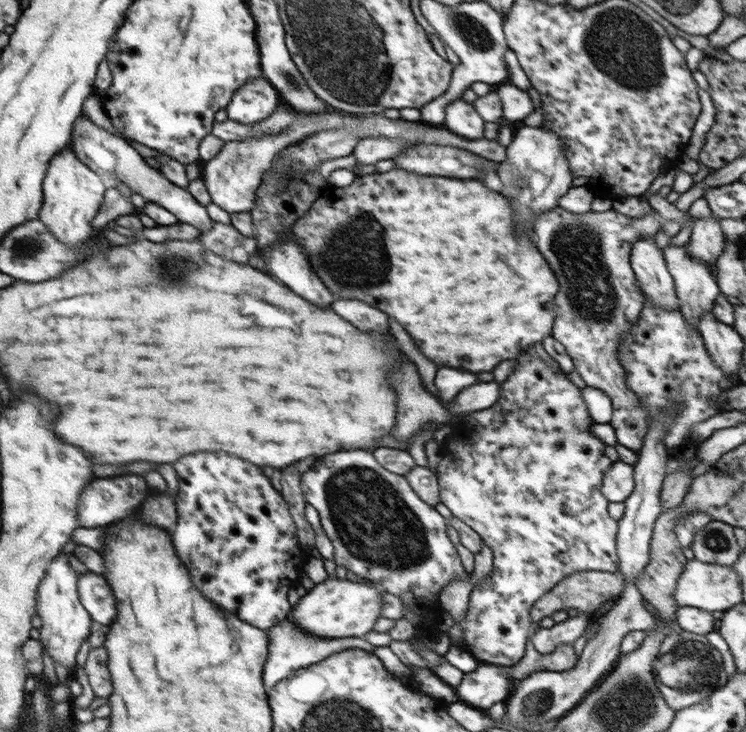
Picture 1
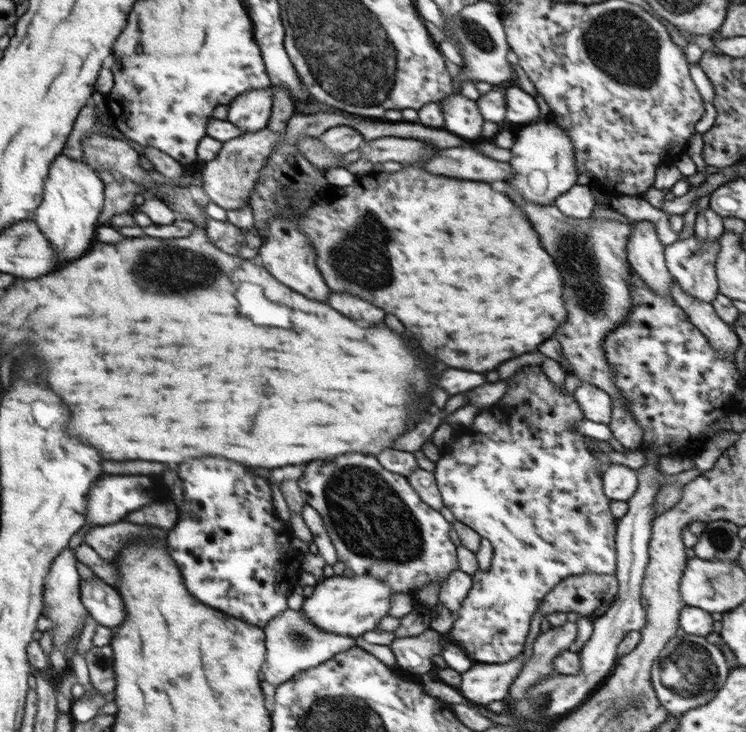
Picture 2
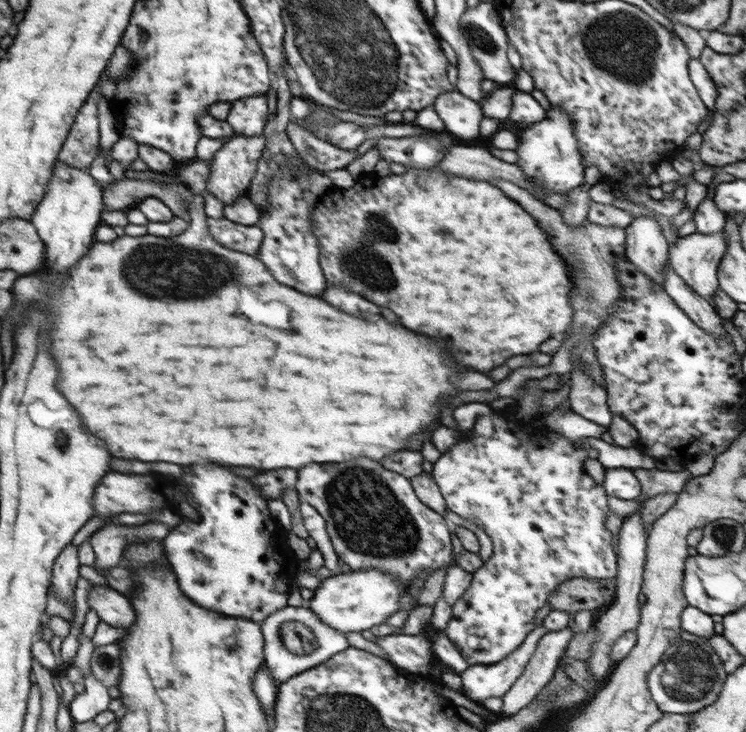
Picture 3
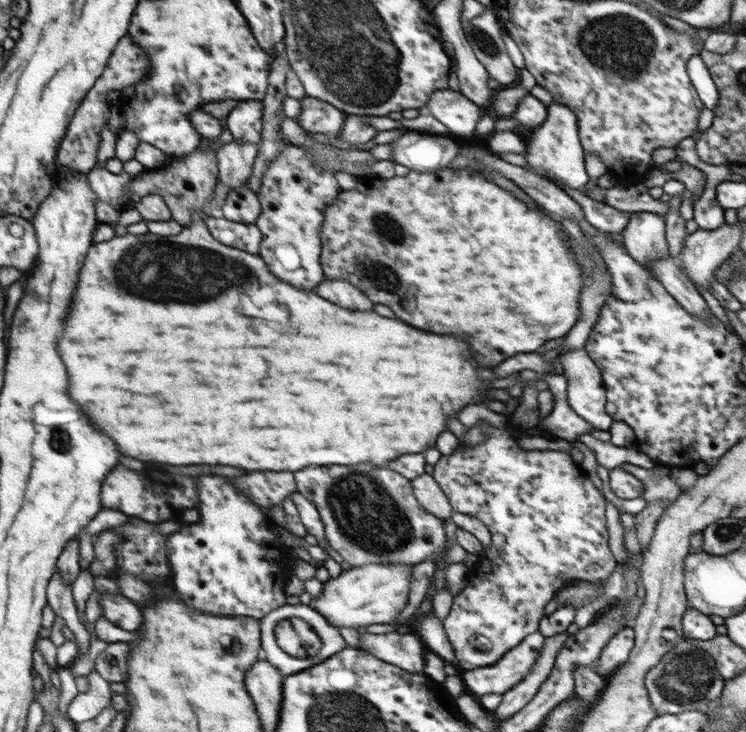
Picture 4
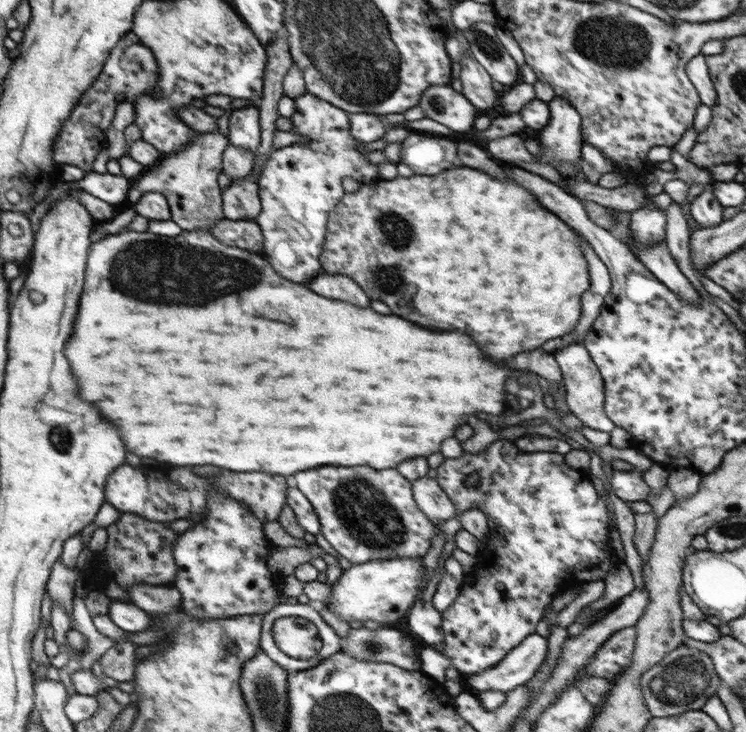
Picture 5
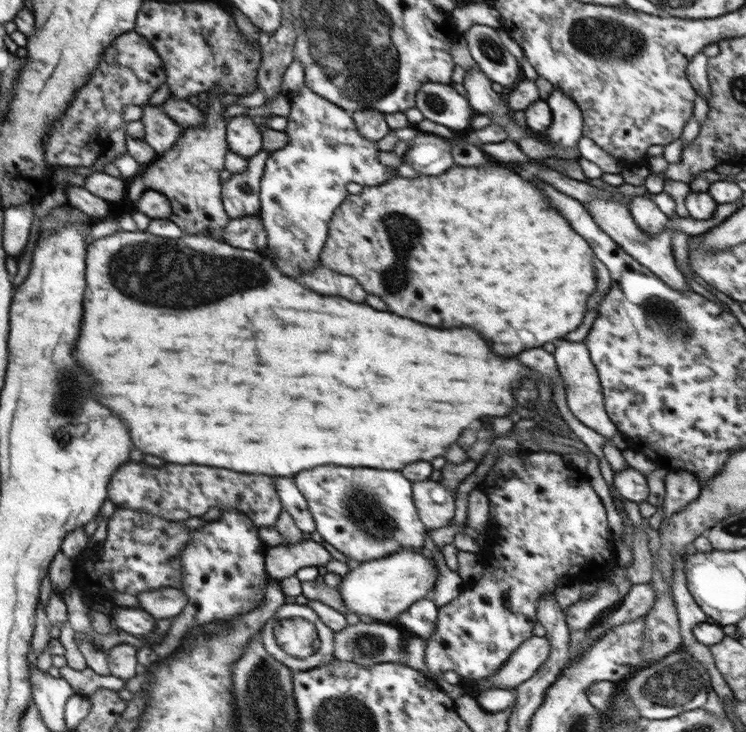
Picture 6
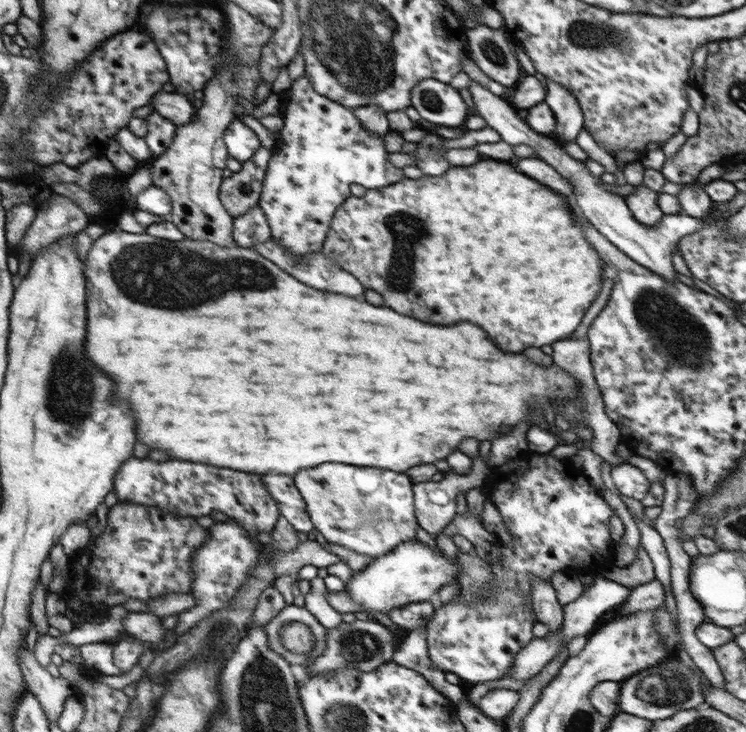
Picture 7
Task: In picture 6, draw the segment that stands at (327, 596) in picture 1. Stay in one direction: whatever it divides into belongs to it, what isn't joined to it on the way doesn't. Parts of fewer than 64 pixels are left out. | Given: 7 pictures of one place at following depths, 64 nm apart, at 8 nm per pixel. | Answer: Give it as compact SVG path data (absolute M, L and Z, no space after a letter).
M403 548L395 554L385 558L378 558L374 561L365 561L348 571L342 577L341 583L337 586L340 591L342 602L346 605L347 612L356 616L370 616L376 622L385 624L394 623L397 616L402 614L413 602L426 599L428 592L435 587L439 569L436 567L434 557L424 550L411 550Z

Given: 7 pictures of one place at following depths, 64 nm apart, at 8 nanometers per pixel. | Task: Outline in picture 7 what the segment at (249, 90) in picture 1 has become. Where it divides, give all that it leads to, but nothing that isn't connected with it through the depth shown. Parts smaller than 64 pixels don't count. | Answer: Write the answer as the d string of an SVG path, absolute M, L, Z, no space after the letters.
M240 118L230 122L224 133L229 156L246 162L261 147L258 136Z

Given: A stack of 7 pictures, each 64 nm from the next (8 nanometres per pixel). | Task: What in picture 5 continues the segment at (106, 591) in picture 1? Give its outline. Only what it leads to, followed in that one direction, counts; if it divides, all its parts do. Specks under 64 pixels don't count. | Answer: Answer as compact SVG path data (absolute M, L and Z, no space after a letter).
M112 600L108 615L118 628L126 632L142 632L152 626L152 615L133 602Z

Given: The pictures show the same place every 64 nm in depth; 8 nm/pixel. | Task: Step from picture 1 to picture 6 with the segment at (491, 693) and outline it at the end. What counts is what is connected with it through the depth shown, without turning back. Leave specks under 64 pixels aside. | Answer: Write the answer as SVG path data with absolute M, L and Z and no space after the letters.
M532 635L530 640L524 641L510 658L490 675L487 680L494 684L493 688L516 690L519 684L526 682L544 664L549 655L550 643L545 637Z

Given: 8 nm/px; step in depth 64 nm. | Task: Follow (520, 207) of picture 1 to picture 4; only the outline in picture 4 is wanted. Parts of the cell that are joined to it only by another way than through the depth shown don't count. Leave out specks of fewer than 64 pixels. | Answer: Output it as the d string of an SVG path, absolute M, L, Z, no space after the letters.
M558 102L547 106L547 117L543 123L530 132L526 137L525 158L530 171L539 174L550 181L562 182L568 188L582 190L589 177L584 167L583 148L579 139L578 119L573 110Z

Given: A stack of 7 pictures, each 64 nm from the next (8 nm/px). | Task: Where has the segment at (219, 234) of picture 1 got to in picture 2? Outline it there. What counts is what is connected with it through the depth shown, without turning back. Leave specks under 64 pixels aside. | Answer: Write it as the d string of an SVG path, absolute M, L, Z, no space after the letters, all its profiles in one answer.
M208 216L205 231L209 241L220 250L224 250L226 254L257 260L263 240L254 228L243 230L227 220L215 220Z

